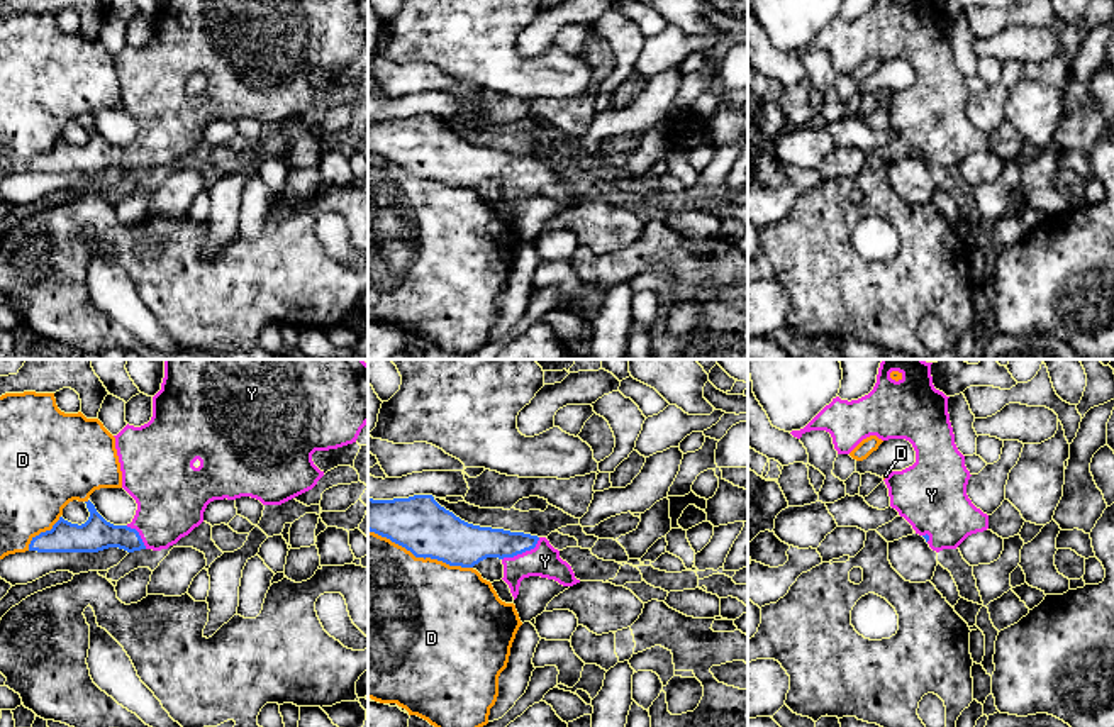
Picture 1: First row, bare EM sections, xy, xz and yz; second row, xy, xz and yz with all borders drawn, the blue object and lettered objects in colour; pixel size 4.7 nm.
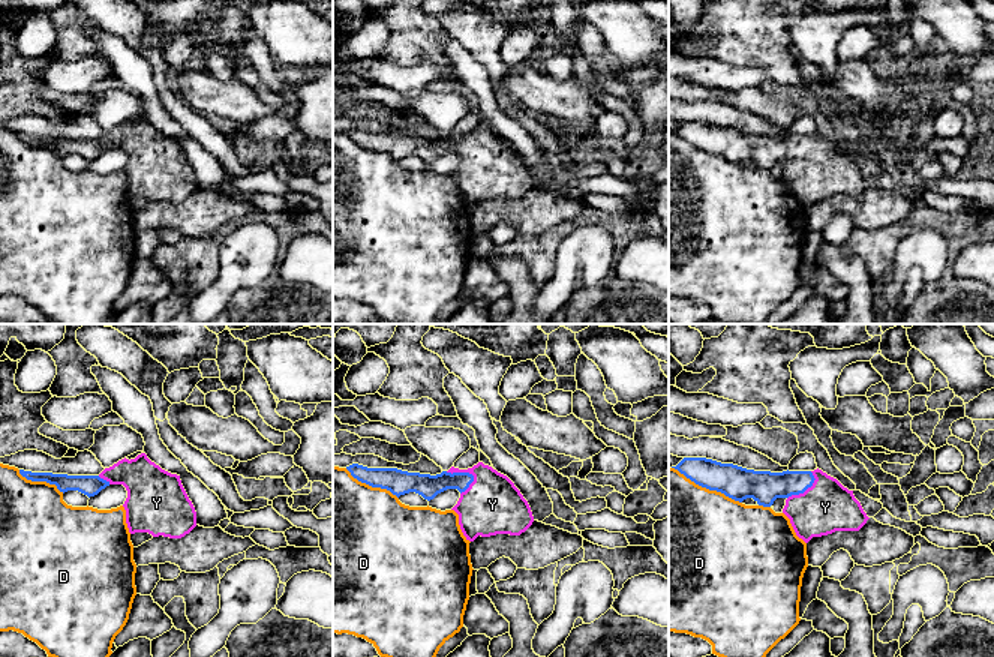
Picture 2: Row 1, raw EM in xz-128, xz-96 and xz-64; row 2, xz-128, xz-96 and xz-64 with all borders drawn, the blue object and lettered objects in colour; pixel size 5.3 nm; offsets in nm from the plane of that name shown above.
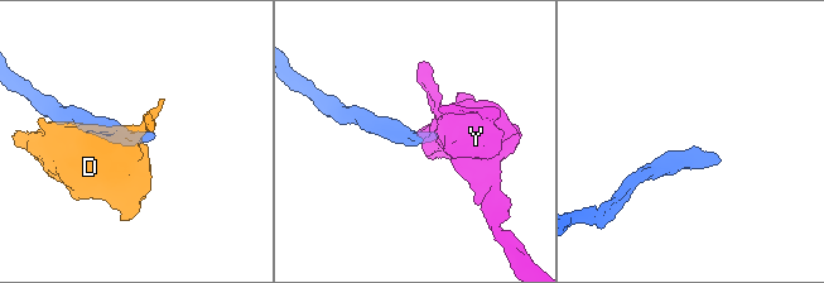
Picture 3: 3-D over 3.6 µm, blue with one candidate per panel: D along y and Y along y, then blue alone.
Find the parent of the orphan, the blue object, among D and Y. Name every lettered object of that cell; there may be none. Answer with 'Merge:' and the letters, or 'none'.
Merge: Y

